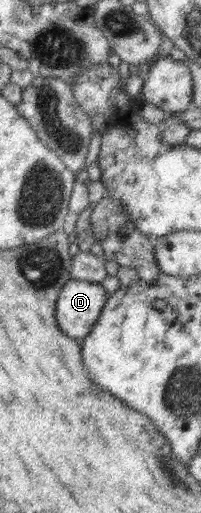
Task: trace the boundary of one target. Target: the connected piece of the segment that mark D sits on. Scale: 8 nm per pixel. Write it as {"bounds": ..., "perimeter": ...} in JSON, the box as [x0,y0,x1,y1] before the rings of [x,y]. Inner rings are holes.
{"bounds":[56,279,109,341],"perimeter":[[[70,279],[56,301],[56,322],[68,337],[82,341],[94,329],[109,296],[96,282]]]}

